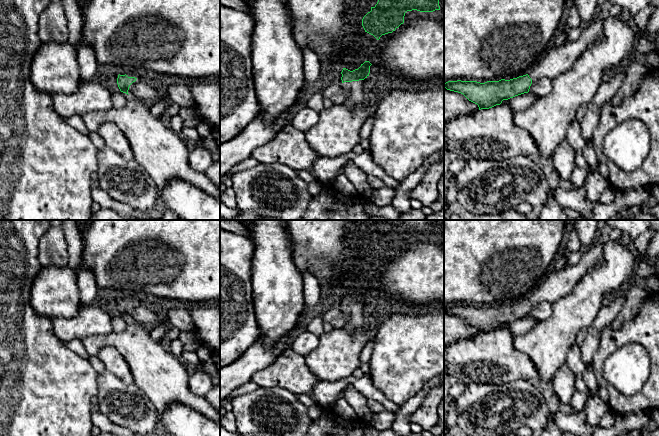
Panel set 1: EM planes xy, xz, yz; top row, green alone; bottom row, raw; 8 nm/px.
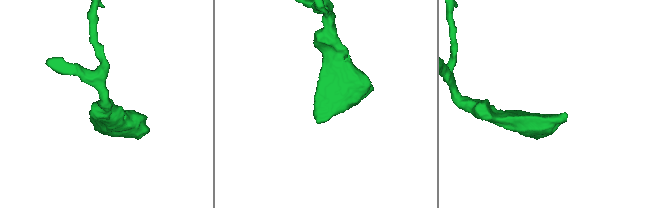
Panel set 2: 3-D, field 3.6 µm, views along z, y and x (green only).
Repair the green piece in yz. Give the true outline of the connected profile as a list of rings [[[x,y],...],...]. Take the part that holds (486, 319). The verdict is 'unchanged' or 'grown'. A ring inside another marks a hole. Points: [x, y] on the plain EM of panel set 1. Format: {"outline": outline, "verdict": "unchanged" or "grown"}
{"outline": [[[595,244],[583,250],[580,261],[561,271],[551,271],[531,295],[510,304],[487,305],[448,305],[444,312],[463,318],[469,325],[478,329],[479,334],[500,329],[503,324],[528,317],[532,305],[539,302],[553,304],[568,295],[584,274],[597,264],[603,263],[604,244]]], "verdict": "grown"}

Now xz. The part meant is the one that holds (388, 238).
{"outline": [[[384,220],[362,243],[365,256],[377,264],[392,257],[404,247],[407,235],[433,236],[440,234],[437,220]]], "verdict": "unchanged"}

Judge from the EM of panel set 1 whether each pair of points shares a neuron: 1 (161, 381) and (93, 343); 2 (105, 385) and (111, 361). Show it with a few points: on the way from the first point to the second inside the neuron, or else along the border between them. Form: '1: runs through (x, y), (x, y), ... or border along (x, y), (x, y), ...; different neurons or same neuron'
1: runs through (144, 364), (121, 341), (110, 341); same neuron
2: border along (105, 369), (128, 383); different neurons

